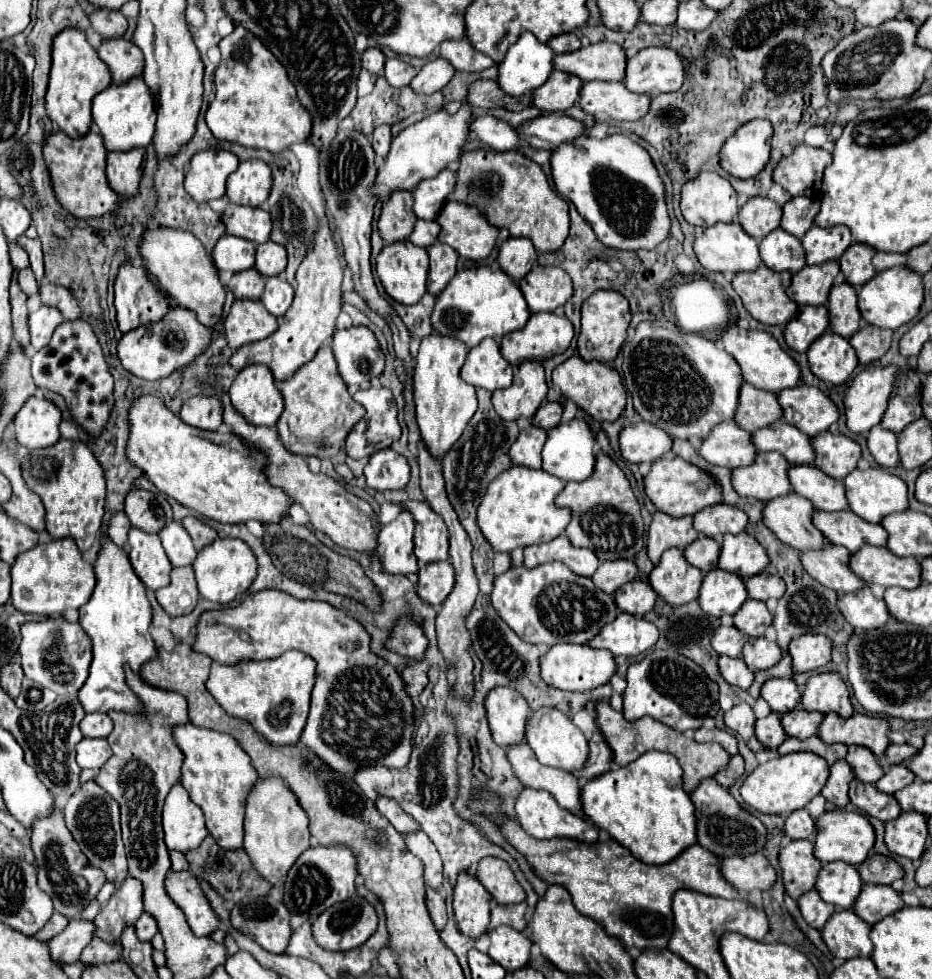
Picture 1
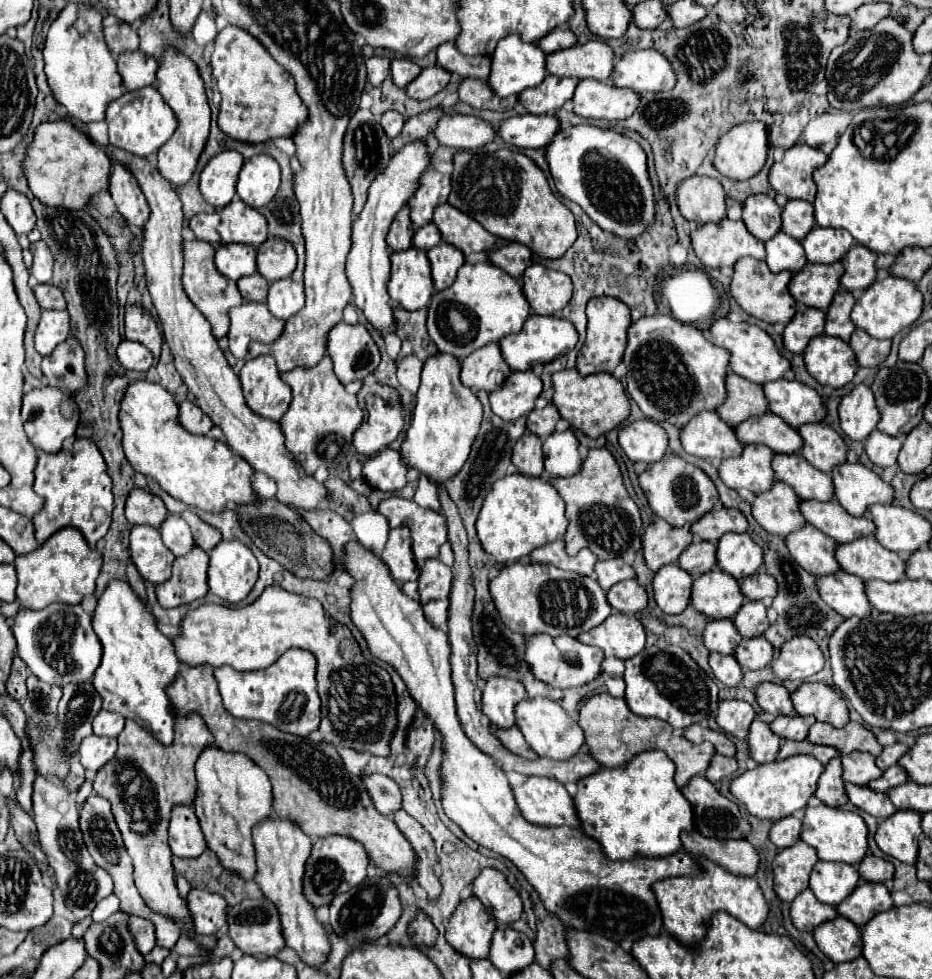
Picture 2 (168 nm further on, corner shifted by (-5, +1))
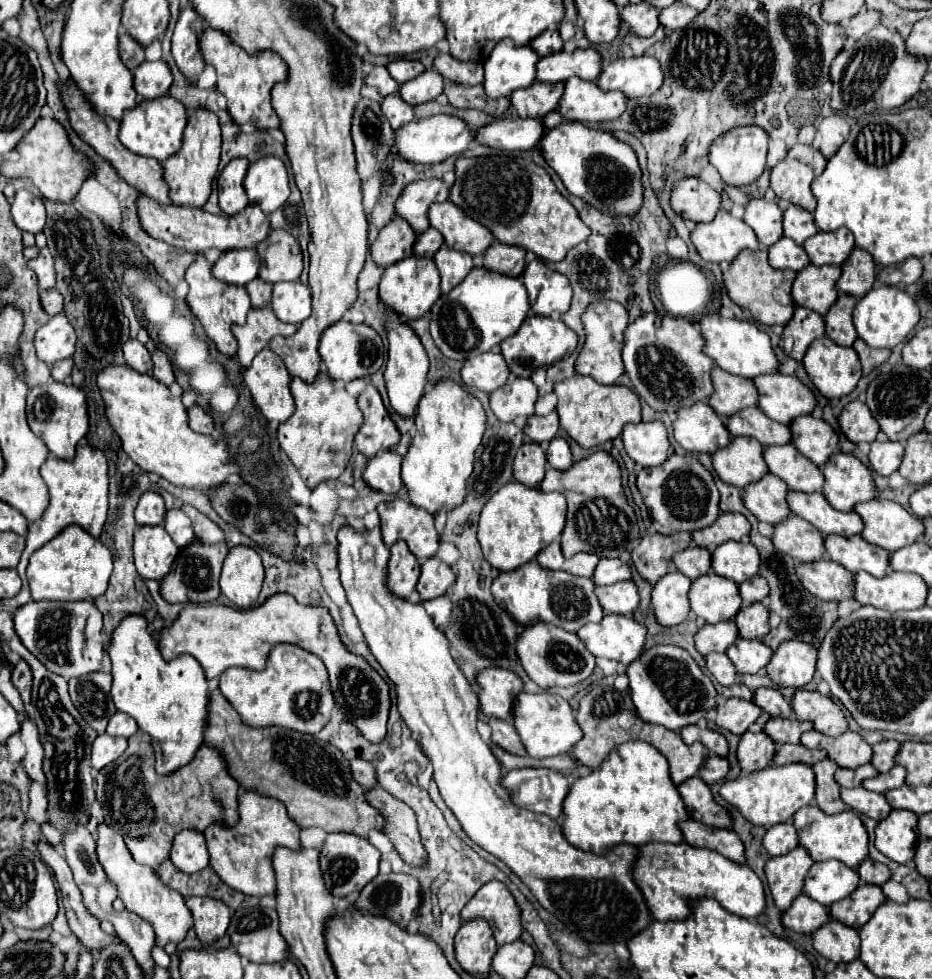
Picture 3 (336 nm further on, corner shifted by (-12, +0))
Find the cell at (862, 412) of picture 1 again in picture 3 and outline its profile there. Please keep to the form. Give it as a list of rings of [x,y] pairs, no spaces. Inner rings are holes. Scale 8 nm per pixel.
[[[852,401],[848,403],[840,417],[838,417],[838,423],[840,423],[840,429],[842,433],[852,441],[852,443],[872,443],[880,431],[878,423],[872,419],[872,413],[868,411],[866,403],[862,401]]]

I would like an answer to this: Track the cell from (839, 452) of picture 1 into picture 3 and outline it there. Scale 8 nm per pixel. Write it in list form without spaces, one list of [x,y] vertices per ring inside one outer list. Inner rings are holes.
[[[802,415],[790,423],[790,433],[792,445],[818,467],[838,451],[838,435],[824,419]]]

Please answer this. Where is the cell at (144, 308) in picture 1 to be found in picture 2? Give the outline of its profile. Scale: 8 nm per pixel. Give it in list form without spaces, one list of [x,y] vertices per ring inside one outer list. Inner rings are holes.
[[[137,304],[127,306],[127,310],[125,310],[125,338],[145,344],[153,352],[153,356],[159,358],[163,338],[161,338],[155,318],[151,316],[151,312],[147,308],[137,306]]]

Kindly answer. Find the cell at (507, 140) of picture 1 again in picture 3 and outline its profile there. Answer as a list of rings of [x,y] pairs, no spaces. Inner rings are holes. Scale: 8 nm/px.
[[[434,115],[410,121],[394,131],[396,153],[410,163],[422,163],[422,165],[434,165],[450,155],[458,155],[468,147],[470,141],[472,141],[472,129],[468,129],[468,125],[462,119],[450,115]]]

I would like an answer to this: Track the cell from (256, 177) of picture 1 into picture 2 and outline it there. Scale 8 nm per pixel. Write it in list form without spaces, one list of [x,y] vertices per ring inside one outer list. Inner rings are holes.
[[[267,154],[253,156],[243,164],[237,180],[237,196],[249,206],[265,208],[279,188],[279,164]]]

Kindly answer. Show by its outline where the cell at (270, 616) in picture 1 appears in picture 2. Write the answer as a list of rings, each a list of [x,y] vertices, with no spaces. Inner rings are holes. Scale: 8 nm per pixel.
[[[269,586],[249,606],[229,608],[219,604],[201,604],[187,612],[181,622],[183,634],[177,638],[175,652],[185,664],[211,664],[213,668],[231,666],[235,670],[259,670],[271,666],[289,648],[305,648],[317,658],[317,688],[321,698],[321,724],[319,732],[323,742],[333,746],[345,746],[355,752],[369,752],[373,756],[389,756],[391,740],[397,730],[397,694],[391,676],[381,666],[363,658],[357,640],[347,626],[341,626],[329,614],[325,614],[321,602],[283,590],[281,586]]]

